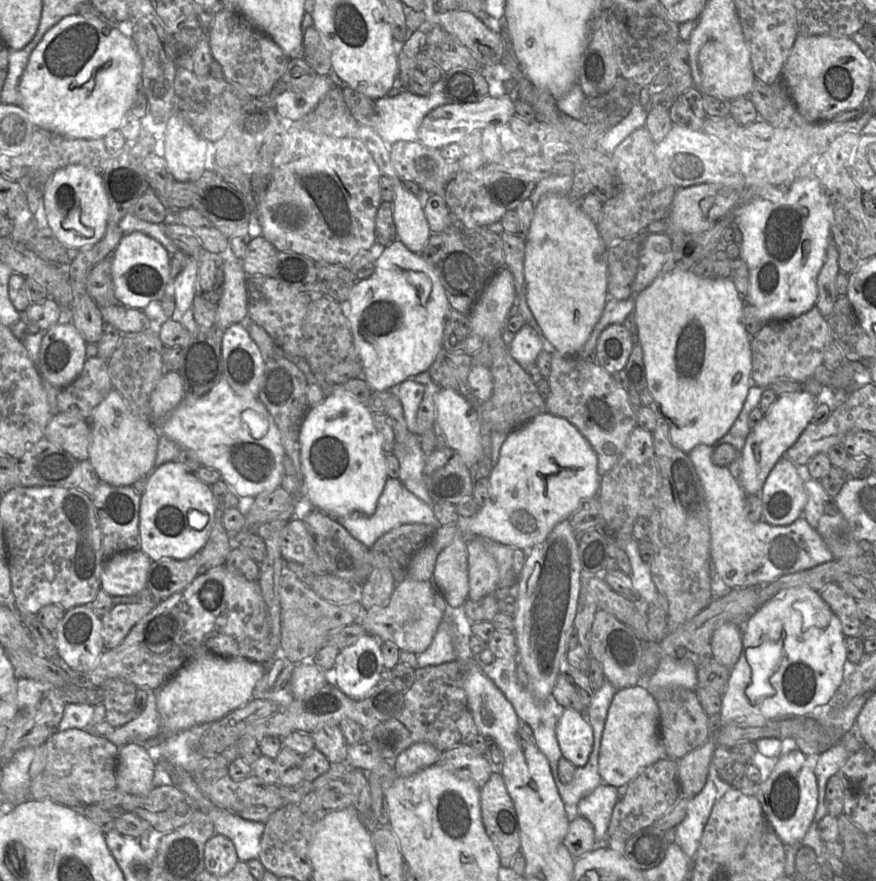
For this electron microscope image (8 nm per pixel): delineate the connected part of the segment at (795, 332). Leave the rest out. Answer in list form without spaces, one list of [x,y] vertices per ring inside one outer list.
[[[814,306],[808,312],[794,318],[765,322],[751,339],[752,383],[767,388],[769,384],[785,380],[814,379],[824,387],[855,389],[854,371],[850,362],[835,370],[823,366],[827,344],[833,341],[826,317]]]

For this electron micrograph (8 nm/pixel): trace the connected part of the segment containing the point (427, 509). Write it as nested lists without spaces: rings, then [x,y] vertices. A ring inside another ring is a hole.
[[[390,477],[385,482],[373,514],[349,514],[334,519],[341,523],[355,539],[368,549],[385,533],[403,524],[420,523],[432,527],[440,526],[431,505],[426,504],[410,492],[399,479]]]

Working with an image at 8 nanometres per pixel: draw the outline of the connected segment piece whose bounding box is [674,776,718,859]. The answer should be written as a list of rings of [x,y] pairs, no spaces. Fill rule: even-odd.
[[[707,776],[703,789],[690,798],[684,819],[674,829],[674,842],[689,859],[693,858],[698,850],[717,792],[716,784]]]

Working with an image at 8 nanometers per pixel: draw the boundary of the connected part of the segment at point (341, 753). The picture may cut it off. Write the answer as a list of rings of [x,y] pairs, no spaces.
[[[324,726],[310,733],[315,749],[322,752],[331,764],[345,763],[348,743],[339,726]]]

